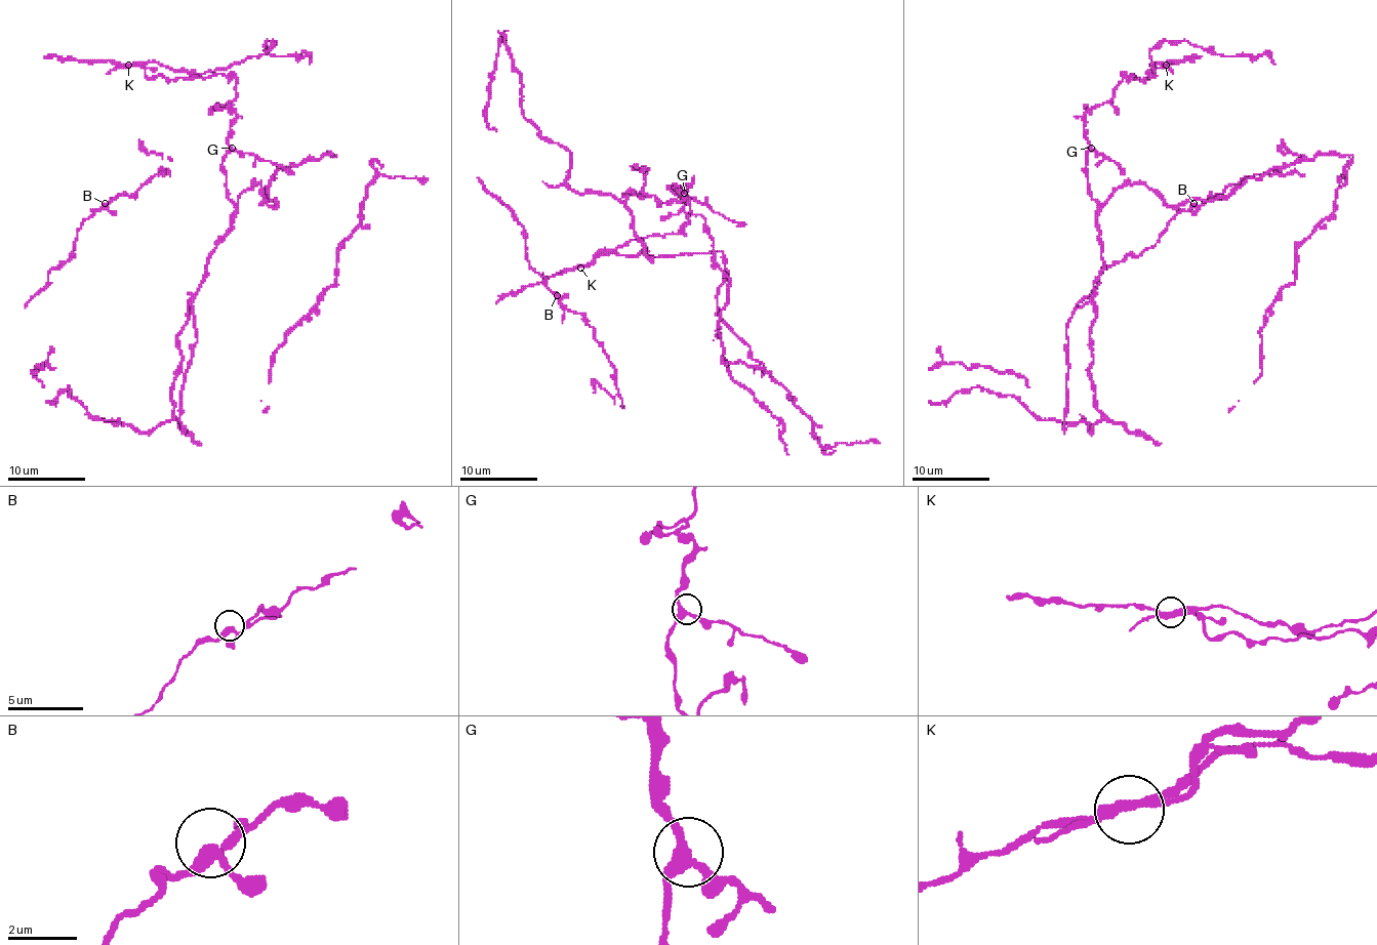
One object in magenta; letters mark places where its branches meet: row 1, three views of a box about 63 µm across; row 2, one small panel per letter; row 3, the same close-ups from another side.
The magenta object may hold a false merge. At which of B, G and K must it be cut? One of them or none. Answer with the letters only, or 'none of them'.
K

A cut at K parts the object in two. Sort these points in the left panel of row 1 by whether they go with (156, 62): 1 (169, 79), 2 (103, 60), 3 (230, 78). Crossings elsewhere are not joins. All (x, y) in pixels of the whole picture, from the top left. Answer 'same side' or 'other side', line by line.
1: other side
2: other side
3: other side

